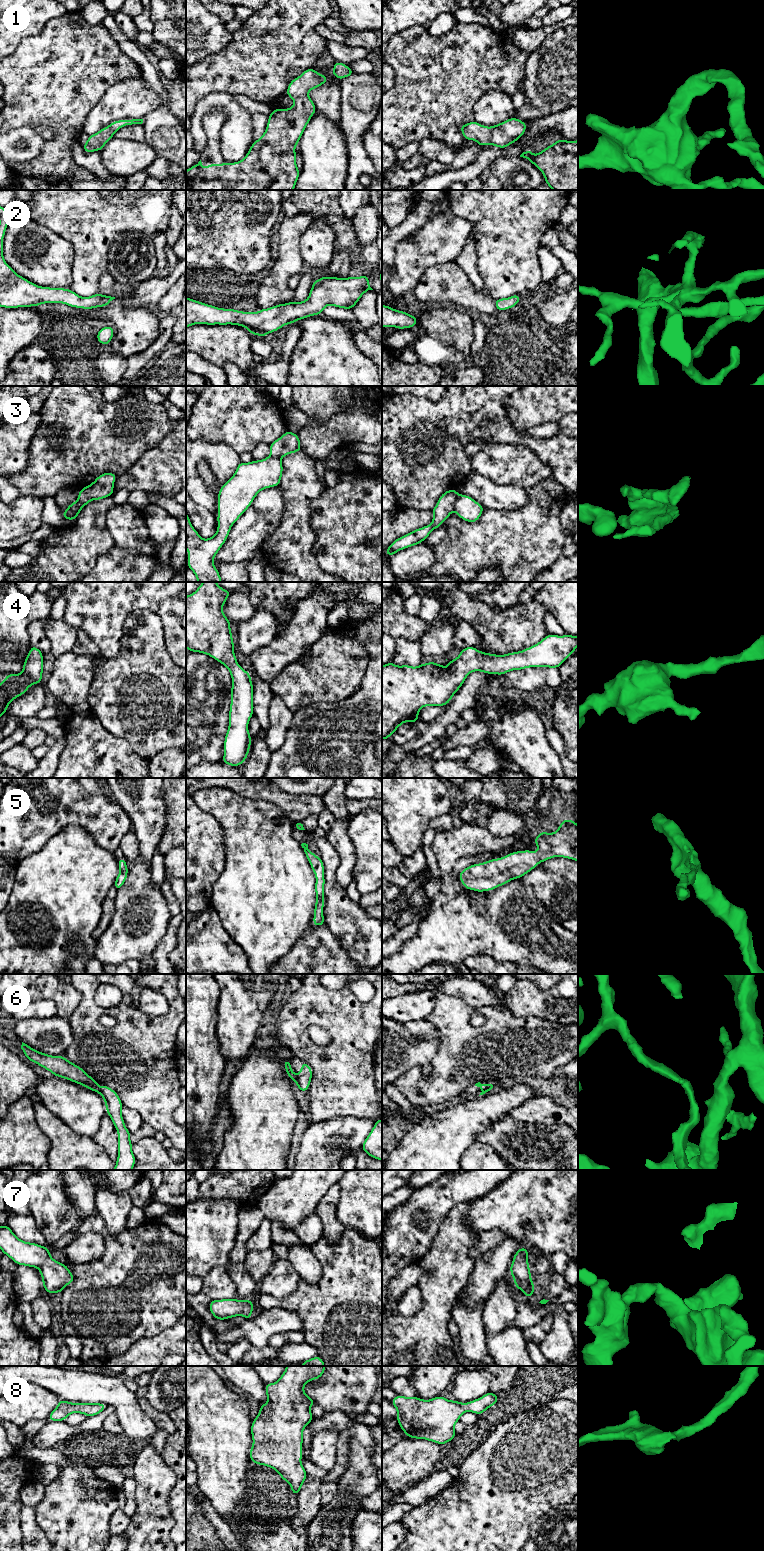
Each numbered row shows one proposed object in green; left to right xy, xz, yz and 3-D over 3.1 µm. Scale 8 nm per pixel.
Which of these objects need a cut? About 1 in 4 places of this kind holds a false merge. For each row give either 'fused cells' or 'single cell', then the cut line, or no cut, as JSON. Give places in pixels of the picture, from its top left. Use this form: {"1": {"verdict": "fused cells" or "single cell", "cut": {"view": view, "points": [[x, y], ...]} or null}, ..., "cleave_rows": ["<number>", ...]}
{"1": {"verdict": "single cell", "cut": null}, "2": {"verdict": "single cell", "cut": null}, "3": {"verdict": "fused cells", "cut": {"view": "yz", "points": [[458, 495], [455, 499], [453, 510]]}}, "4": {"verdict": "single cell", "cut": null}, "5": {"verdict": "single cell", "cut": null}, "6": {"verdict": "single cell", "cut": null}, "7": {"verdict": "single cell", "cut": null}, "8": {"verdict": "single cell", "cut": null}, "cleave_rows": ["3"]}

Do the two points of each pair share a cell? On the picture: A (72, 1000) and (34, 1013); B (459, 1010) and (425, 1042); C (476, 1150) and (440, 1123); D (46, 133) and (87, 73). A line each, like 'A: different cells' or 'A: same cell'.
A: different cells
B: different cells
C: different cells
D: different cells

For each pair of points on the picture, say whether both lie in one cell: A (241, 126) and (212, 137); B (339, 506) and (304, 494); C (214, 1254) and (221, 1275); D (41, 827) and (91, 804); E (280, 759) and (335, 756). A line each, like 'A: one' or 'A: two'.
A: two
B: two
C: two
D: one
E: one

